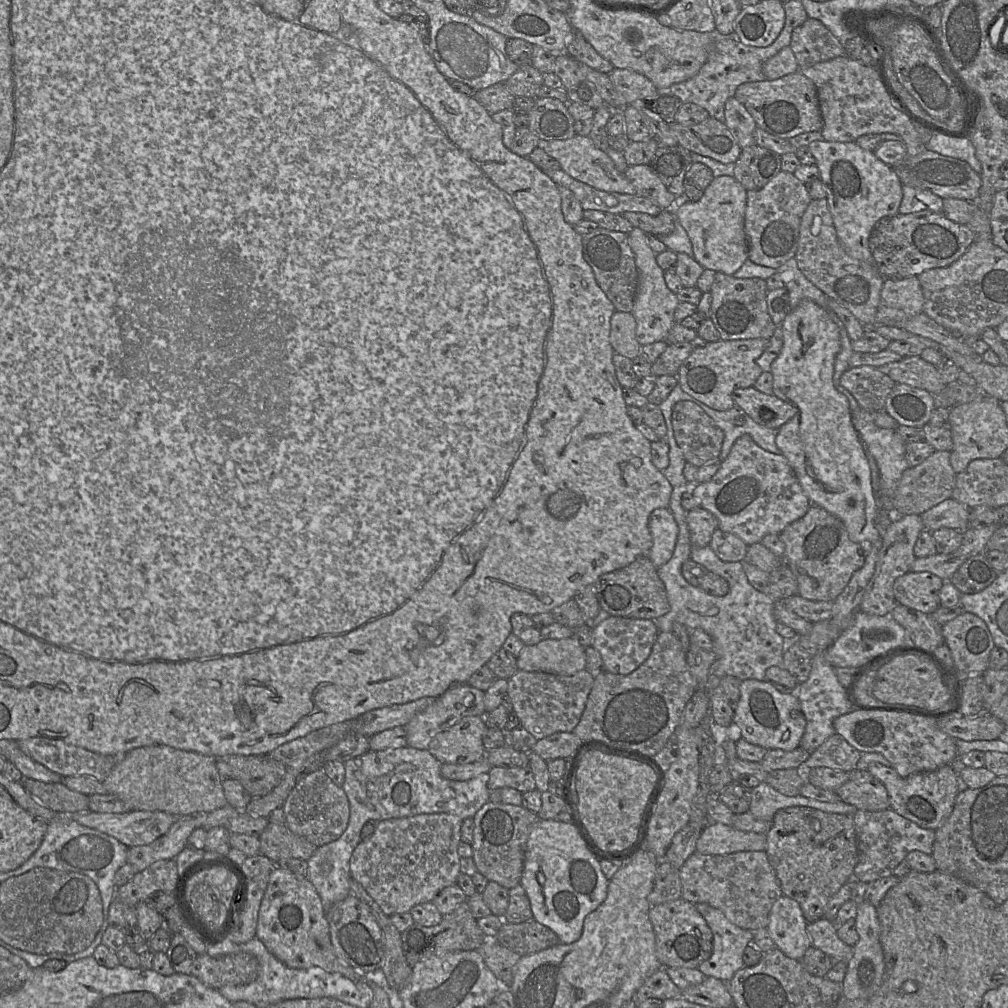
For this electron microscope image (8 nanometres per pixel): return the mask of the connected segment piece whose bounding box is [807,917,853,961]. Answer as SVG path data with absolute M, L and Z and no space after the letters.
M824 917L807 924L812 945L828 954L835 961L849 961L853 946L844 943L837 934L837 925Z

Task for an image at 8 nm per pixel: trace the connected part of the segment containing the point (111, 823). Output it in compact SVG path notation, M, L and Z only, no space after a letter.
M130 810L125 813L82 811L70 815L80 825L108 834L127 847L154 842L168 832L178 817L163 811Z

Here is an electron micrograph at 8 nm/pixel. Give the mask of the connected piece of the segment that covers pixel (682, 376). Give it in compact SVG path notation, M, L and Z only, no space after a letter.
M769 339L718 340L695 348L680 366L677 378L682 390L717 411L730 410L735 406L732 393L738 388L752 387L762 369L756 360L768 346Z

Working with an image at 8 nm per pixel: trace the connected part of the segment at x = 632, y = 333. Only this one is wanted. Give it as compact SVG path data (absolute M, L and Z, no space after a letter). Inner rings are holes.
M615 311L610 320L610 344L616 354L634 359L641 354L632 312Z

